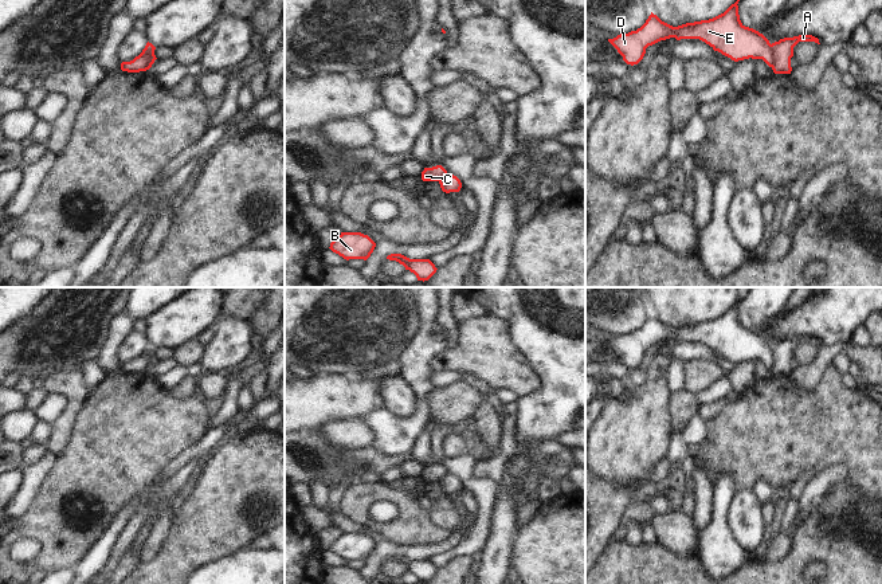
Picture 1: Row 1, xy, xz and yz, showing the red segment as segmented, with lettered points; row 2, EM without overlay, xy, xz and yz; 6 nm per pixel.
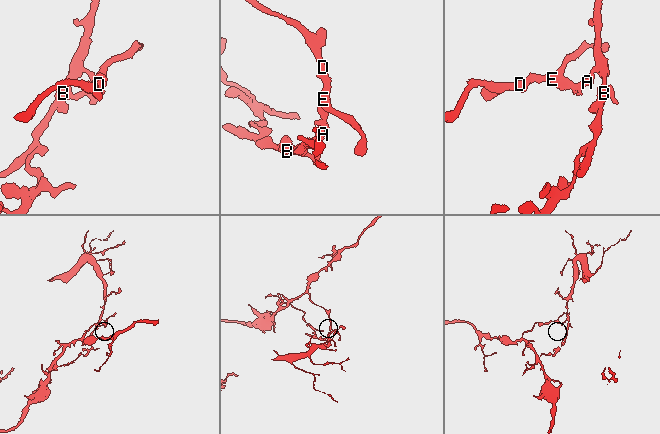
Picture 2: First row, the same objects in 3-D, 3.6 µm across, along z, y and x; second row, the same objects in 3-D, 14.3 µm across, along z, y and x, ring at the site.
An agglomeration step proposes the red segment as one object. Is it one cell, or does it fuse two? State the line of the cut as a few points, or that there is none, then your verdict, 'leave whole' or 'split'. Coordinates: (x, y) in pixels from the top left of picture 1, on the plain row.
xy (145, 348), (148, 352), (148, 365), (142, 371) | split

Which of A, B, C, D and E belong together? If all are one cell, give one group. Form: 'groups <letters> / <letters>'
groups A B / C D E

